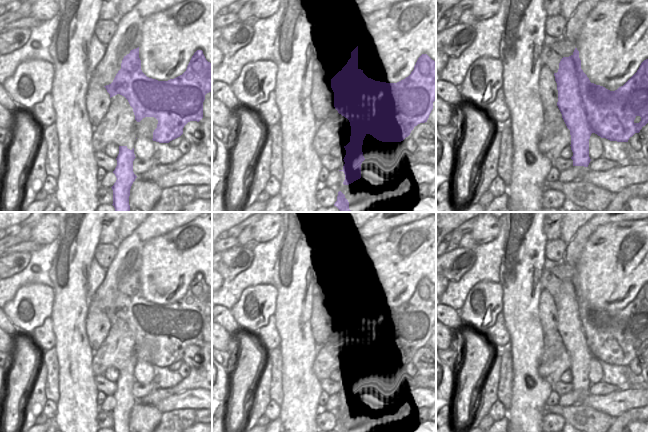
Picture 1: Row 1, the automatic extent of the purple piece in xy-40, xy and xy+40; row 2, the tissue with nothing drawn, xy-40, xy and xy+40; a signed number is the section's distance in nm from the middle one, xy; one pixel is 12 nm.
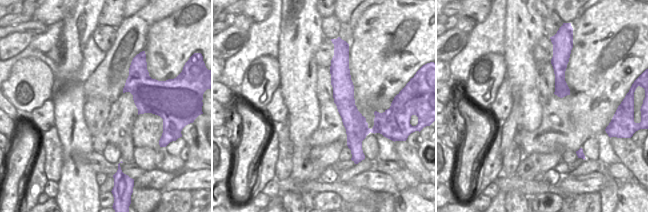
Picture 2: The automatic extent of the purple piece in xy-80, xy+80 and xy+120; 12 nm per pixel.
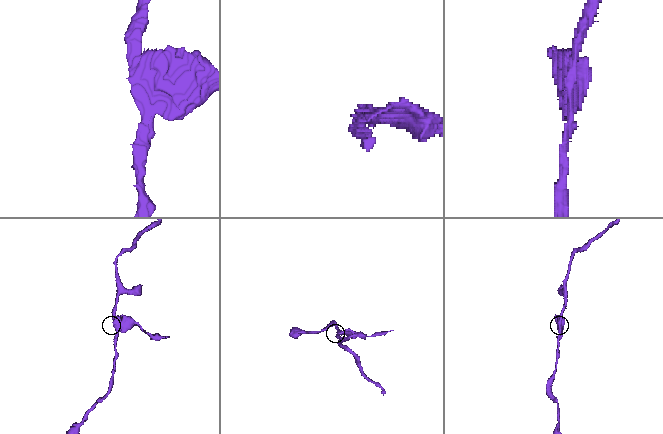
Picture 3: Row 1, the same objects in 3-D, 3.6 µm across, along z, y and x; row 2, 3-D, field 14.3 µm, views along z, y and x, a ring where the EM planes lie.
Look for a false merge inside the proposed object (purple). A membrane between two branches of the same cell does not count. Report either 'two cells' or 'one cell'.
two cells

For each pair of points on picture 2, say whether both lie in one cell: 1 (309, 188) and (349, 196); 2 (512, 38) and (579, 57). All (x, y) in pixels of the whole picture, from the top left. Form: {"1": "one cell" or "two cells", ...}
{"1": "one cell", "2": "two cells"}

